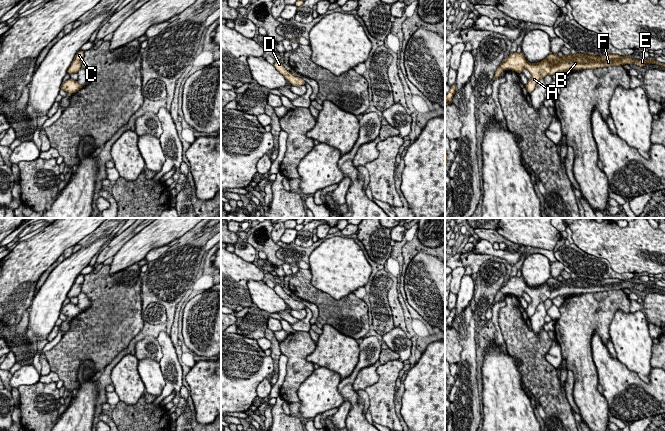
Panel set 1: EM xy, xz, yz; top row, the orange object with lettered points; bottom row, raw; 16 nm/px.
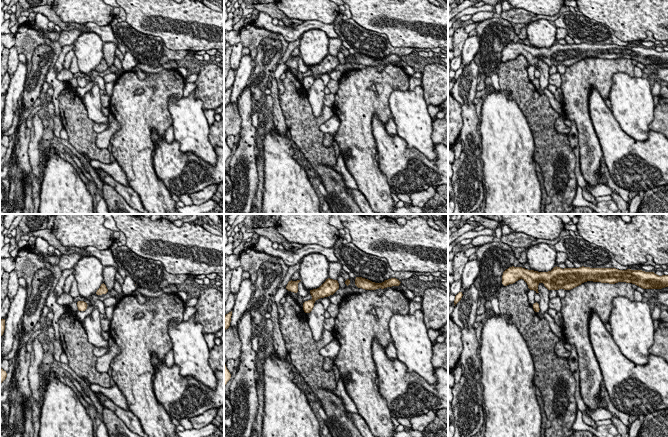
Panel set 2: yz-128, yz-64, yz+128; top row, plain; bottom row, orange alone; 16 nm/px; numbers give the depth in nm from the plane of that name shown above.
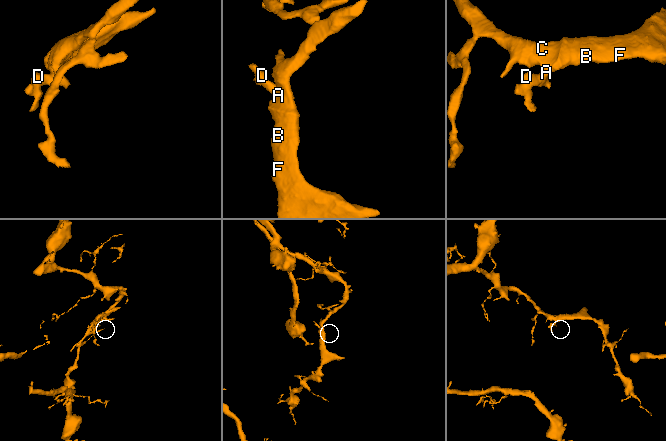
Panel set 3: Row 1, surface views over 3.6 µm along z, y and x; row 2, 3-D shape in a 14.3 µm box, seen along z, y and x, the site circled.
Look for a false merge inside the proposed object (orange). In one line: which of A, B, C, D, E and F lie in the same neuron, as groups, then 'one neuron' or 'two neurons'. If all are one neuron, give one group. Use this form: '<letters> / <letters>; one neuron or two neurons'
A B C D E F; one neuron

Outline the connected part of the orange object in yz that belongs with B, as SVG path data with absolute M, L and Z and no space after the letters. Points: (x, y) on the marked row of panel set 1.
M514 52L503 60L499 68L496 70L494 79L490 84L499 78L499 75L503 70L513 70L518 74L521 74L522 70L525 68L532 75L531 79L528 80L527 84L525 85L528 93L530 94L541 78L544 78L547 75L552 76L557 72L568 72L570 70L574 71L582 69L597 69L610 66L621 66L631 63L643 67L645 64L650 62L652 64L657 64L659 66L665 67L665 63L660 63L654 58L649 60L638 60L632 59L630 56L619 56L617 54L595 56L591 53L576 53L575 55L570 53L569 55L563 55L562 57L550 53L545 59L538 63L529 63L525 59L523 52Z

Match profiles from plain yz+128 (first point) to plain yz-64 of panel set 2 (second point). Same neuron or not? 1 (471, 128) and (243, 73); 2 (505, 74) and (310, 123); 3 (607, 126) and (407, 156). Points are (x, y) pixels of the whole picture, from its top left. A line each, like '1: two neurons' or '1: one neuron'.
1: two neurons
2: one neuron
3: one neuron

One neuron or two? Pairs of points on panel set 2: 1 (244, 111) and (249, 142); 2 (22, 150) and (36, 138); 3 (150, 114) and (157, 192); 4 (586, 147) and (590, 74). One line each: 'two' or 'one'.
1: one
2: two
3: one
4: one

